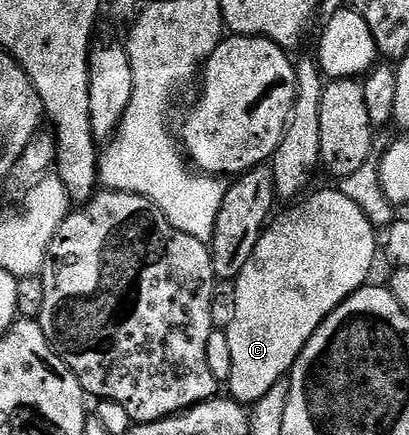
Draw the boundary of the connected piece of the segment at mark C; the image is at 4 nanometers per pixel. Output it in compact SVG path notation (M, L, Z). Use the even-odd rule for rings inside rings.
M336 187L315 192L304 201L305 208L293 208L281 217L278 215L262 231L255 254L251 254L251 262L243 266L243 274L235 281L233 317L227 326L231 348L231 374L227 387L228 395L238 404L252 406L265 394L274 391L280 385L277 383L280 380L282 383L292 372L294 362L315 330L319 330L319 326L348 296L370 283L369 275L373 272L377 252L379 256L378 229L359 205Z

